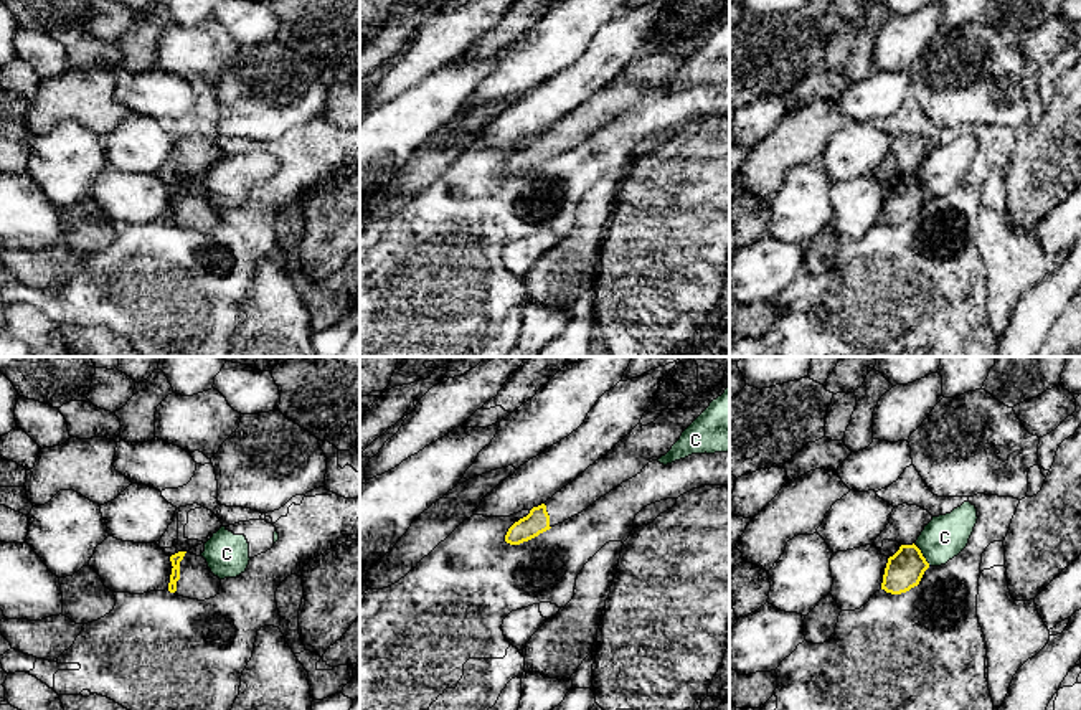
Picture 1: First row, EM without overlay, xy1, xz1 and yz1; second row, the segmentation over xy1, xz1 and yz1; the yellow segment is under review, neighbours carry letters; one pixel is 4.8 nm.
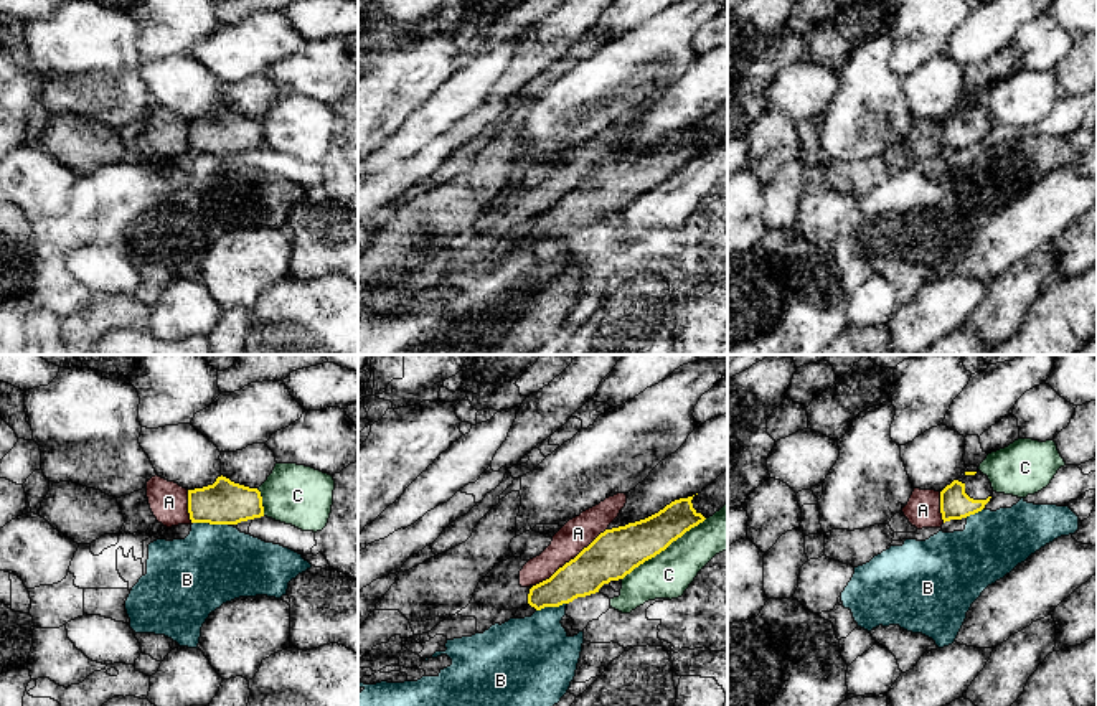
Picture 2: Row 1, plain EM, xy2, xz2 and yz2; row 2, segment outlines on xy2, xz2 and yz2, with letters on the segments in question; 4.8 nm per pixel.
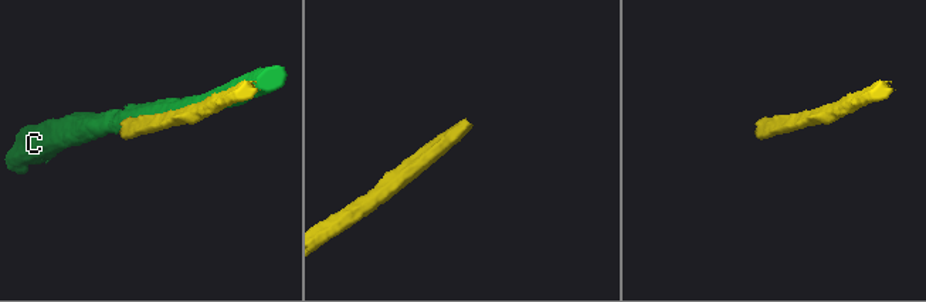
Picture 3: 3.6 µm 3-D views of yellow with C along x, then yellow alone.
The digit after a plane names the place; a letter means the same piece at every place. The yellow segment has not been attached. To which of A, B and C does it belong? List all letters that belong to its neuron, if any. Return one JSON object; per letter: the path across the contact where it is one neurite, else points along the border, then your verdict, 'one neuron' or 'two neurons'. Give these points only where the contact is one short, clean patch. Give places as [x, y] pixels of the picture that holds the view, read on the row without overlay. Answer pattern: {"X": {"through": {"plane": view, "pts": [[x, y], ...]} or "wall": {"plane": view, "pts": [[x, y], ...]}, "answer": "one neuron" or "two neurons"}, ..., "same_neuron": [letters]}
{"A": {"answer": "two neurons"}, "B": {"answer": "two neurons"}, "C": {"answer": "two neurons"}, "same_neuron": []}

